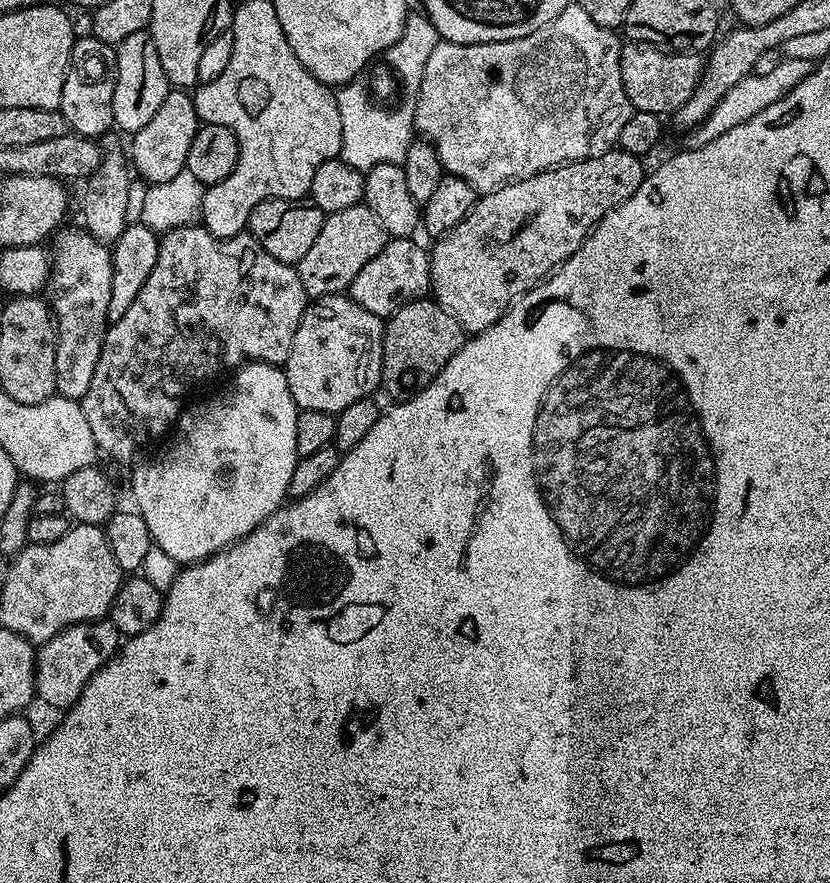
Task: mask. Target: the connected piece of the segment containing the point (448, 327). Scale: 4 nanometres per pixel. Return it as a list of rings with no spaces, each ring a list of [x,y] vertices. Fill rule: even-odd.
[[[432,298],[403,304],[384,325],[382,386],[394,398],[404,398],[422,391],[454,358],[466,339],[464,327]]]

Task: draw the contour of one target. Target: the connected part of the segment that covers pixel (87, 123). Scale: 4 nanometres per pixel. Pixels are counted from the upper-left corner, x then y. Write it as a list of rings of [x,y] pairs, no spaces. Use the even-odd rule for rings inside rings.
[[[91,34],[81,35],[74,42],[66,82],[62,86],[62,102],[59,112],[63,114],[69,129],[85,138],[100,138],[107,128],[113,127],[112,99],[116,81],[116,49]]]

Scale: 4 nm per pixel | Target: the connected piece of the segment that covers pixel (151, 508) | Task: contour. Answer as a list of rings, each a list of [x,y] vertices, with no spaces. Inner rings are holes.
[[[253,362],[235,369],[232,378],[232,385],[229,386],[228,393],[225,396],[216,396],[209,404],[196,404],[193,408],[191,406],[185,407],[180,413],[179,420],[174,425],[176,437],[172,440],[172,449],[169,452],[162,453],[161,456],[154,457],[153,460],[142,461],[132,472],[132,496],[136,499],[135,511],[139,512],[140,517],[146,522],[146,526],[150,526],[150,534],[155,547],[166,550],[166,554],[170,554],[170,558],[174,558],[177,565],[180,566],[196,564],[199,560],[205,560],[216,552],[222,551],[223,548],[229,548],[231,544],[235,544],[237,540],[254,531],[266,518],[270,518],[270,514],[278,511],[289,499],[290,478],[294,474],[294,466],[298,459],[296,443],[294,442],[298,409],[290,394],[290,386],[286,382],[284,369],[275,364]]]

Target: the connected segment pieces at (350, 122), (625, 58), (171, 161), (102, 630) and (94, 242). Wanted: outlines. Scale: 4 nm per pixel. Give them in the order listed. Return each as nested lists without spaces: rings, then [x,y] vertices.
[[[353,82],[335,89],[338,114],[342,114],[342,146],[339,159],[350,166],[367,170],[383,164],[403,165],[406,150],[410,150],[414,139],[415,103],[404,100],[397,108],[381,106],[360,82]]]
[[[628,42],[621,47],[622,86],[637,112],[675,113],[700,86],[706,60],[699,52],[678,52],[658,44]]]
[[[184,90],[169,91],[166,102],[158,106],[158,111],[142,130],[131,133],[132,152],[130,148],[130,164],[138,175],[148,184],[167,182],[174,174],[185,171],[190,142],[194,142],[194,134],[201,126],[201,119],[196,115],[196,107],[192,96]]]
[[[111,619],[91,620],[70,626],[36,648],[36,696],[52,708],[67,710],[78,702],[86,682],[116,655],[122,637]]]
[[[61,227],[54,236],[56,256],[54,252],[51,257],[52,273],[48,275],[46,303],[52,310],[53,320],[56,321],[56,357],[54,358],[56,395],[80,401],[86,390],[90,390],[90,381],[94,378],[94,366],[98,366],[98,354],[102,354],[102,342],[104,335],[108,333],[112,253],[109,245],[94,238],[83,227],[68,227]]]

